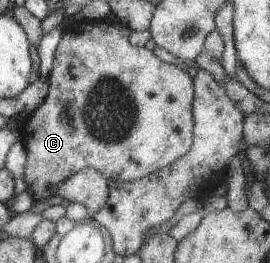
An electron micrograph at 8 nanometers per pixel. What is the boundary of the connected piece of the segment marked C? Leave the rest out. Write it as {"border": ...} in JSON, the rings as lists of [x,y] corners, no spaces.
{"border":[[[73,19],[71,26],[64,29],[61,41],[57,46],[55,63],[48,75],[49,91],[47,97],[19,126],[21,140],[27,147],[26,161],[21,169],[26,171],[24,175],[26,185],[31,187],[35,201],[46,200],[52,196],[52,192],[59,188],[61,184],[85,168],[99,170],[99,173],[102,173],[107,180],[113,179],[121,183],[129,183],[130,181],[151,176],[153,172],[166,169],[192,149],[194,121],[191,109],[194,103],[194,79],[189,76],[187,71],[181,68],[181,65],[159,61],[159,57],[155,57],[155,53],[149,51],[146,46],[133,47],[129,43],[129,35],[131,35],[130,27],[125,27],[119,21],[110,22],[109,20],[89,23]]]}

